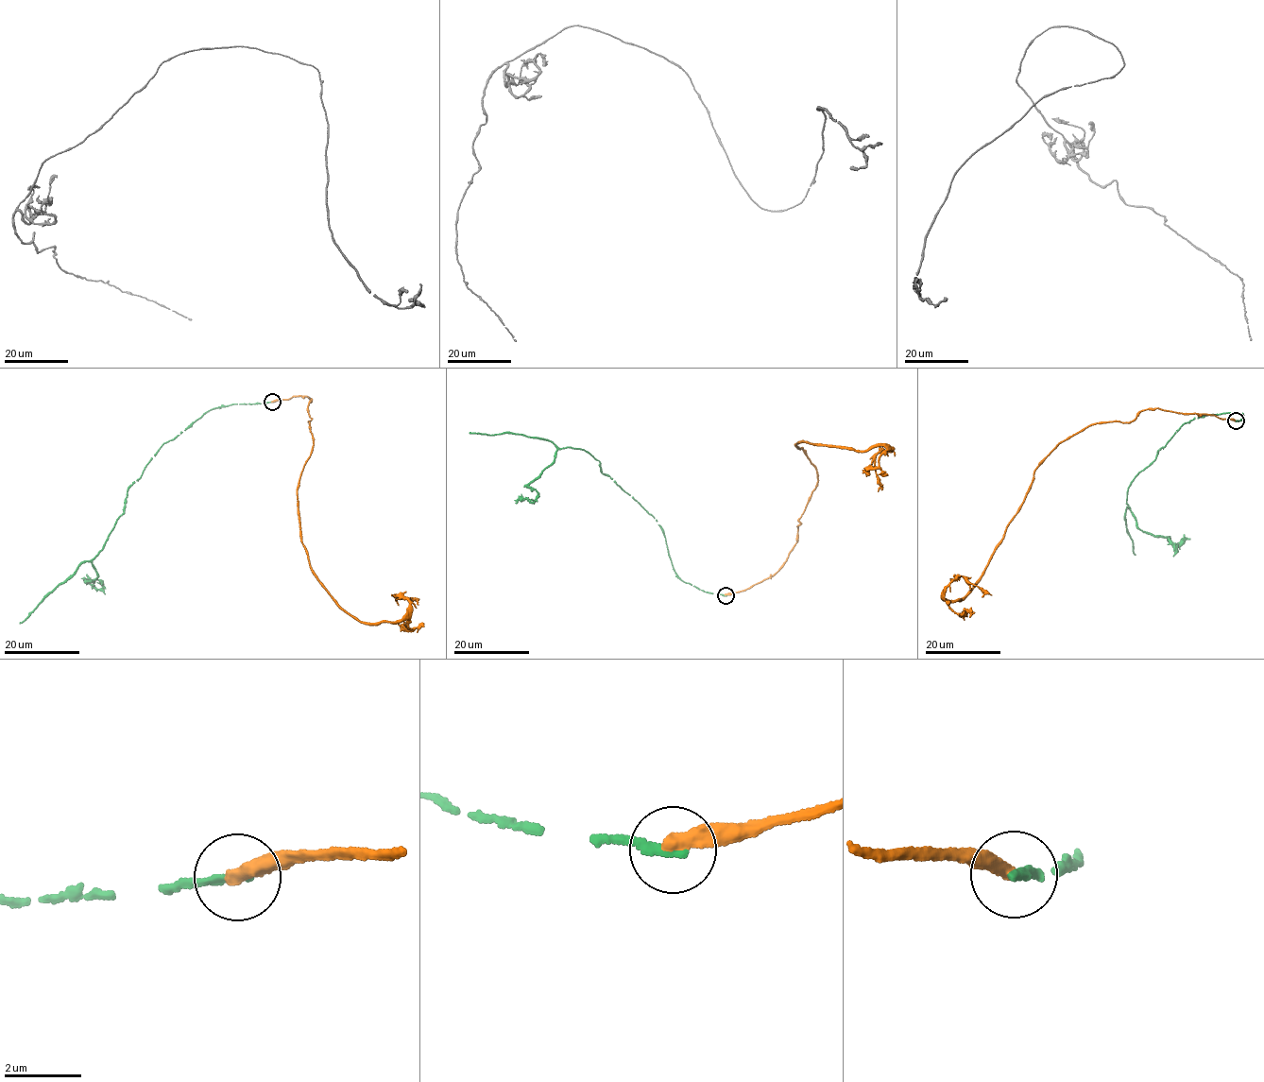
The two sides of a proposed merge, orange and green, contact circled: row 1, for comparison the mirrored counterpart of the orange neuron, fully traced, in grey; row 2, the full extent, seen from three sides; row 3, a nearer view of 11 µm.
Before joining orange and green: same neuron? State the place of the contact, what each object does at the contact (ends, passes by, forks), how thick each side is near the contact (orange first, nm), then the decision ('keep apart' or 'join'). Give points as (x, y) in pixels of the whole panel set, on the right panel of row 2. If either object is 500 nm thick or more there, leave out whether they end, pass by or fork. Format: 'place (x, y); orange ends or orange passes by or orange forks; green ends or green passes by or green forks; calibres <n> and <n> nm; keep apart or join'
place (1236, 420); orange ends; green ends; calibres 400 and 220 nm; keep apart

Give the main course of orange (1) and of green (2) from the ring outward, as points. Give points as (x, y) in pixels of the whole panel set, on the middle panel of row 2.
1: (725, 595), (770, 577), (796, 542), (818, 479), (798, 441), (890, 445), (875, 462), (878, 491)
2: (725, 595), (681, 579), (662, 527), (583, 449), (558, 449), (529, 485), (537, 494), (533, 502), (515, 502)

